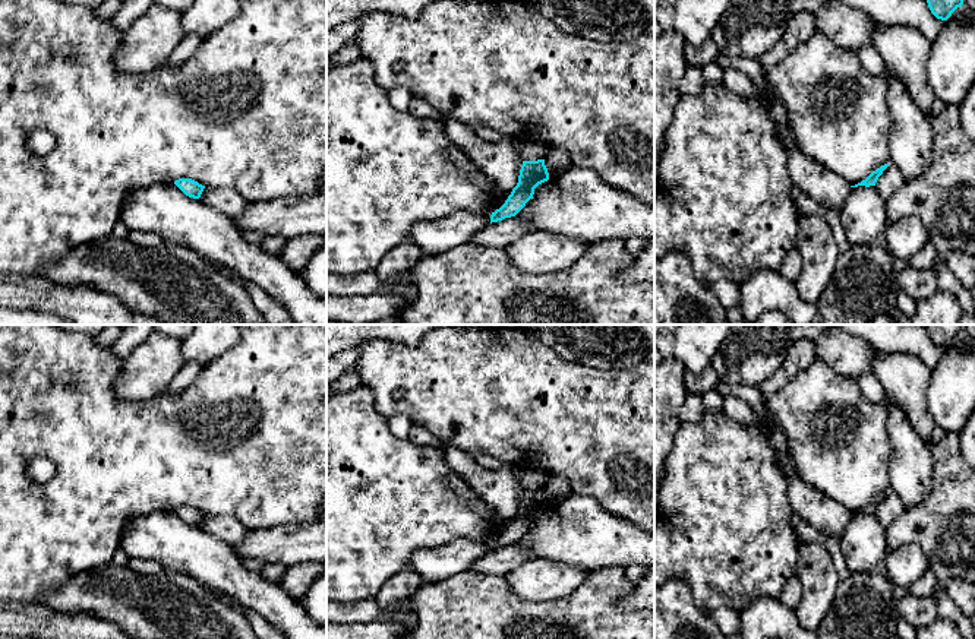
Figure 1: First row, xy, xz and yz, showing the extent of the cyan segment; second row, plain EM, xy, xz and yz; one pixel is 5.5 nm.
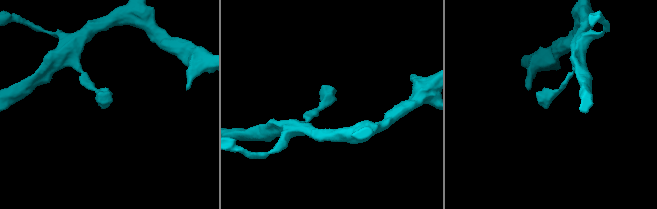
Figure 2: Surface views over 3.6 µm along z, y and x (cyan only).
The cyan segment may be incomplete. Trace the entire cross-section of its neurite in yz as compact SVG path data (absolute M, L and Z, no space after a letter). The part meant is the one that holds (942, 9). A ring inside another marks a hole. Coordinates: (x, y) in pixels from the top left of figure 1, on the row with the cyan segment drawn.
M927 0L927 3L937 19L947 20L963 4L963 0Z

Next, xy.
M179 178L174 184L189 197L199 199L205 186L192 178Z

